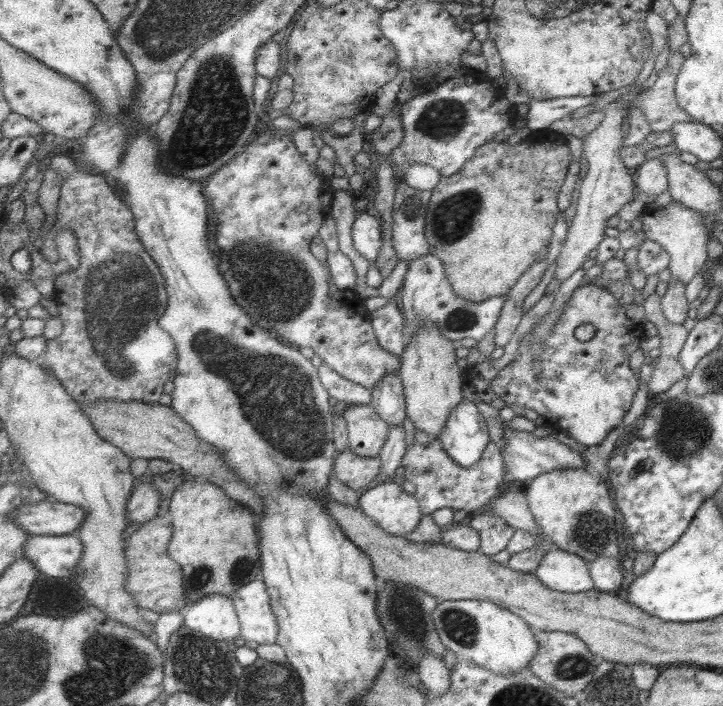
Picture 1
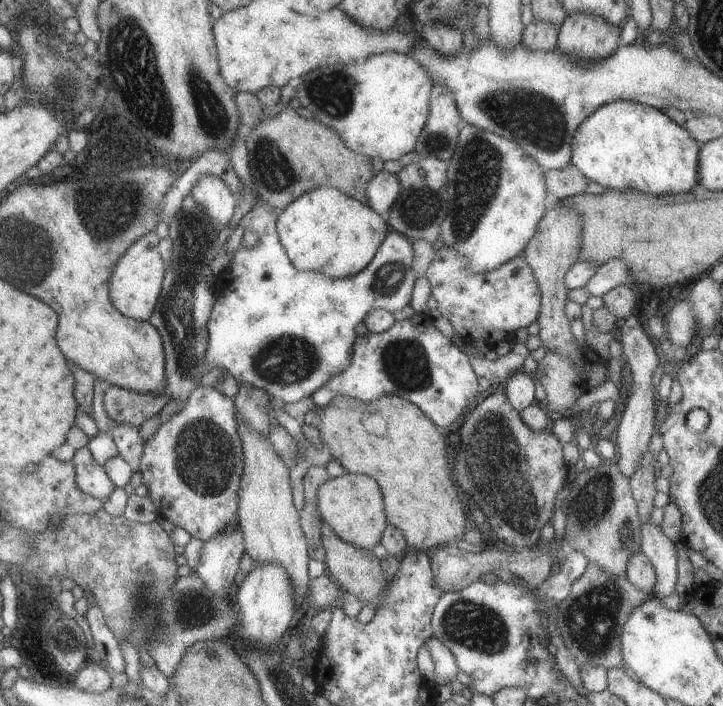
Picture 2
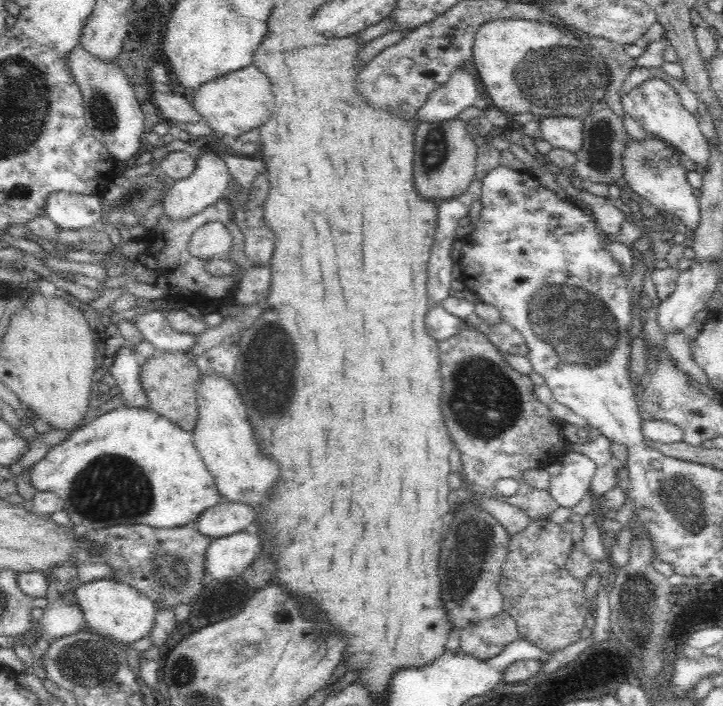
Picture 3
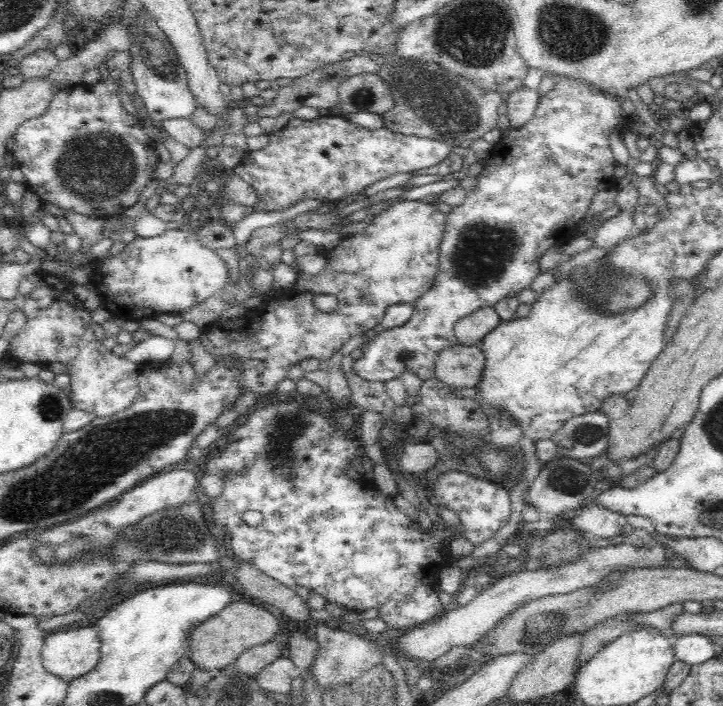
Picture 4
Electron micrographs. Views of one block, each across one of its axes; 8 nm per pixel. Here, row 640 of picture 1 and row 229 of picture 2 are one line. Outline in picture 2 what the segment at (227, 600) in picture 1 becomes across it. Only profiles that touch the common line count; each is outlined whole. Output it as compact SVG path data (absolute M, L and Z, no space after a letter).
M202 174L191 192L194 202L204 208L216 230L229 228L234 216L235 195L231 189L214 174Z

